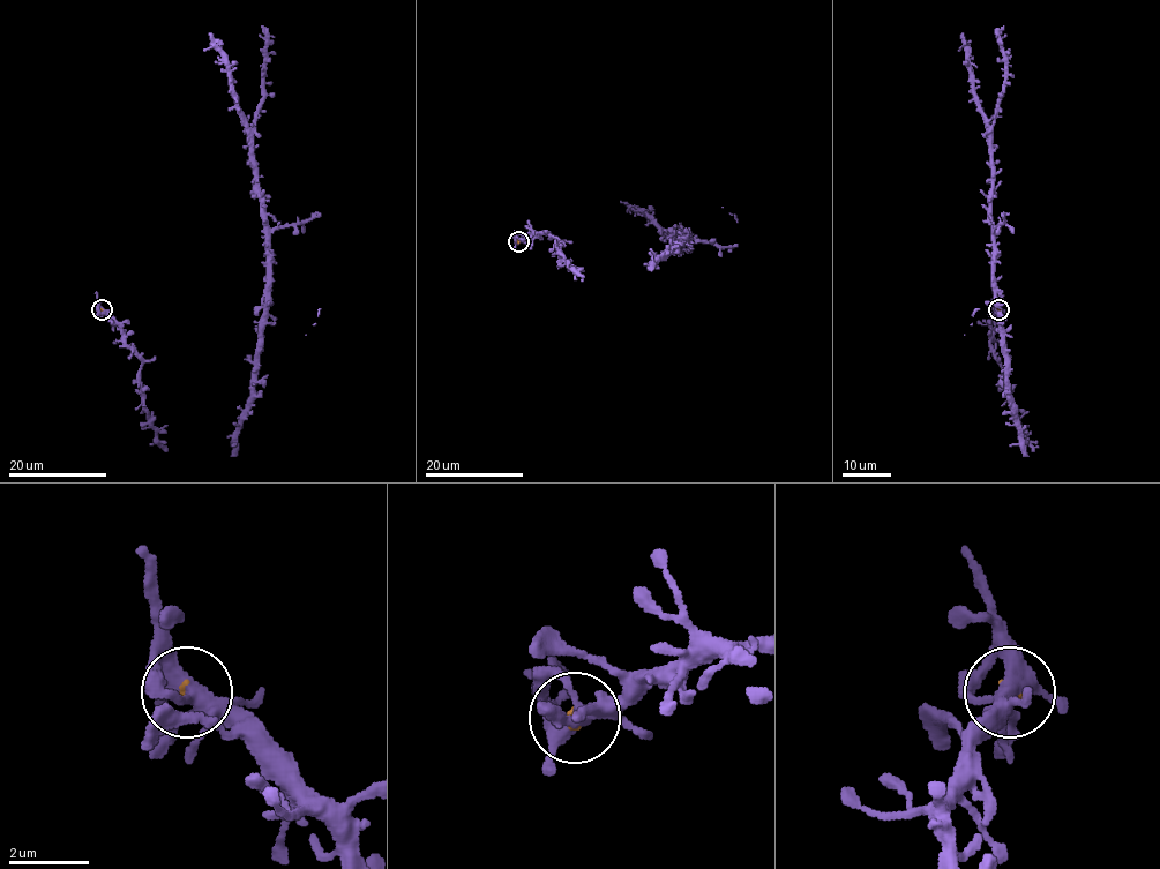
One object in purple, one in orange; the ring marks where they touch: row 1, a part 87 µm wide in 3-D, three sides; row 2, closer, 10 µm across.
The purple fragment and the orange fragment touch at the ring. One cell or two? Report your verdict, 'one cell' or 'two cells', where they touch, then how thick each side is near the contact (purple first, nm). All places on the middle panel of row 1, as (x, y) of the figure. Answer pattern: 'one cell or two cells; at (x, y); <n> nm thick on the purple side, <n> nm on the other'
one cell; at (518, 241); 420 nm thick on the purple side, 80 nm on the other

